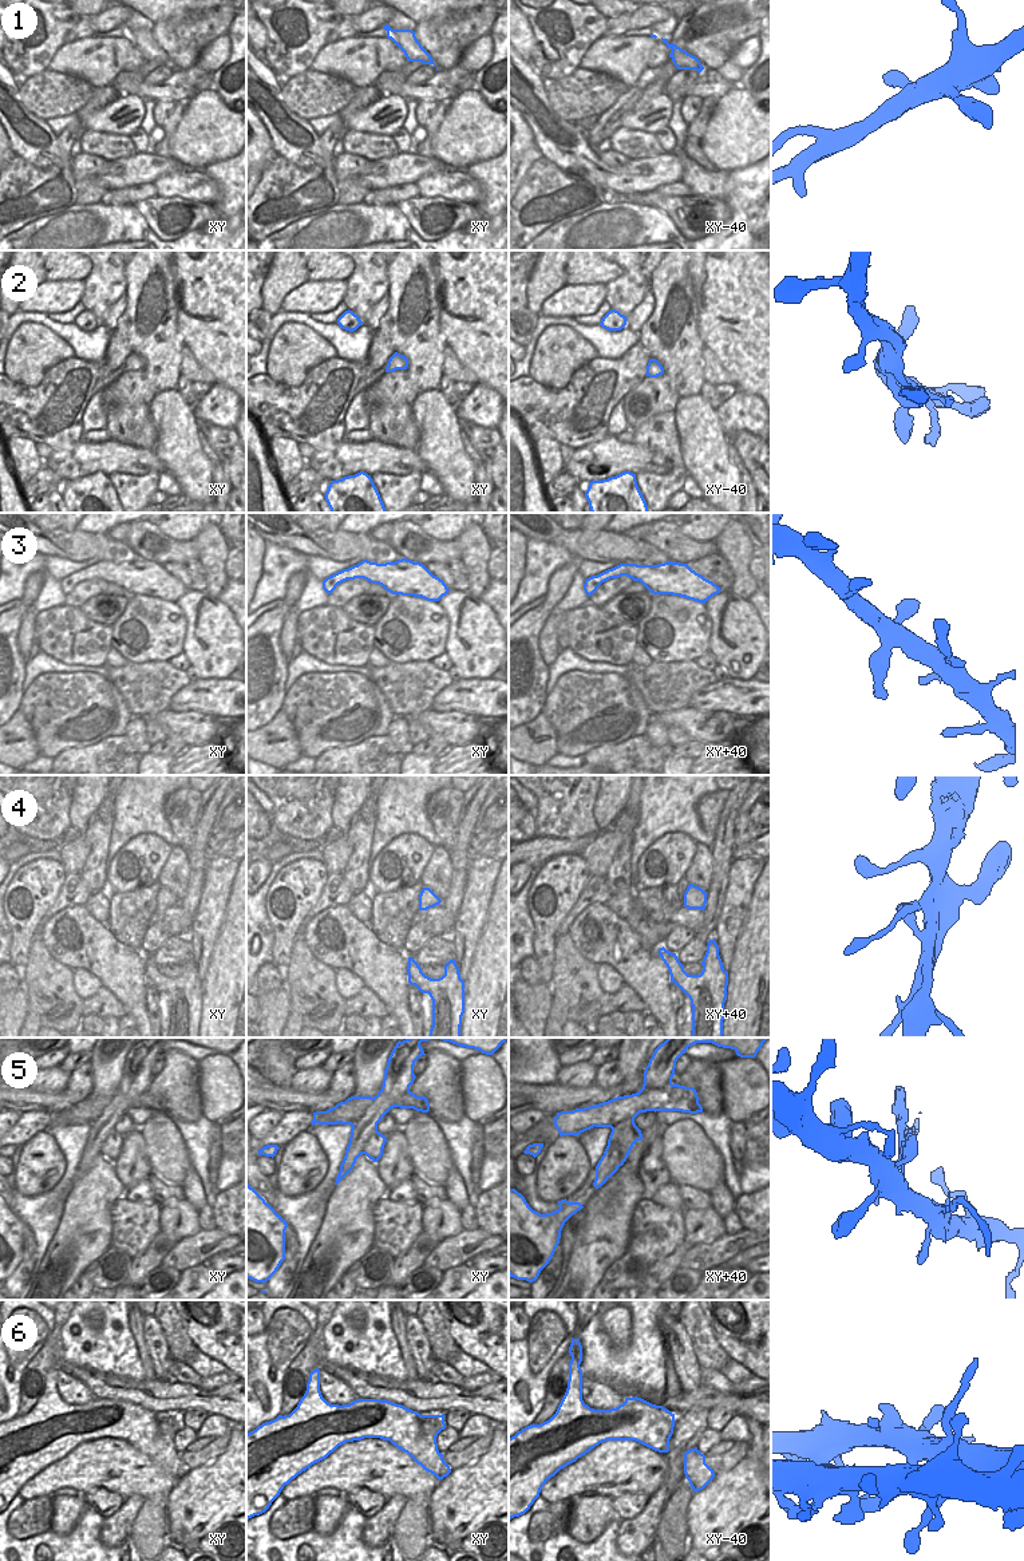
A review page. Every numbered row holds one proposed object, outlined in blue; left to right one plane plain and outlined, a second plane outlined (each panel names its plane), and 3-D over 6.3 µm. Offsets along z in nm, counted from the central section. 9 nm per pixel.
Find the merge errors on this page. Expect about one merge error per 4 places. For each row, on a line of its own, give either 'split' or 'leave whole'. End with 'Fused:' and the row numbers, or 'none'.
1: leave whole
2: leave whole
3: leave whole
4: leave whole
5: split
6: leave whole
Fused: 5

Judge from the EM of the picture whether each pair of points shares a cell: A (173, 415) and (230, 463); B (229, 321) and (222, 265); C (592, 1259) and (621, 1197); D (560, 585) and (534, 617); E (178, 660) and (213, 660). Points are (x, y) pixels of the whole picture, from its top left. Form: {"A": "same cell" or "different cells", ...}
{"A": "different cells", "B": "same cell", "C": "same cell", "D": "same cell", "E": "different cells"}

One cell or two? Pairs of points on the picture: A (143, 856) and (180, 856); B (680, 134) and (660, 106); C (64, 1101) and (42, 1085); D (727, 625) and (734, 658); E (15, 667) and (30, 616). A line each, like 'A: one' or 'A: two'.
A: two
B: two
C: two
D: one
E: two

